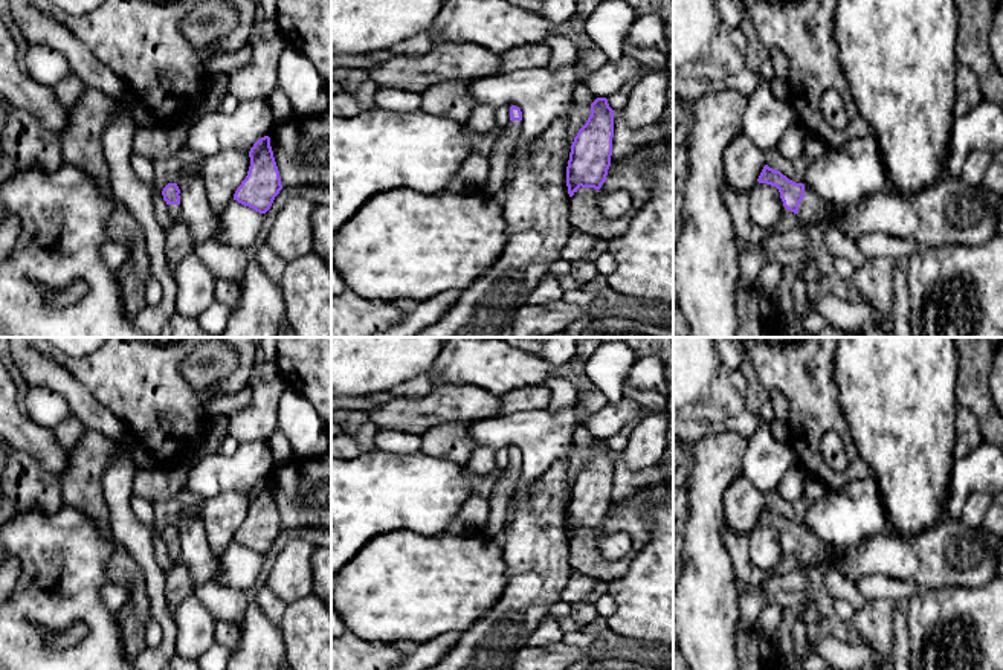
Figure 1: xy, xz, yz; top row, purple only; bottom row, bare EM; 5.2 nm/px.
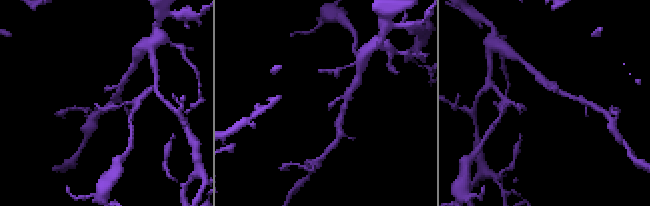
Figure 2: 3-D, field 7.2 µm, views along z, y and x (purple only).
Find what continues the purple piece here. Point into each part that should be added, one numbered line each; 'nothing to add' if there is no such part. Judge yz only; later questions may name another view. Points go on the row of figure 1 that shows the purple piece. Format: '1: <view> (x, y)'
1: yz (814, 209)

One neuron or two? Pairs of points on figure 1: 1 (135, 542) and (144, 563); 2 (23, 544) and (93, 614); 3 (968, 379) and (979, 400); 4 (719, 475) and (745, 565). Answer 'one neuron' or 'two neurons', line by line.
1: one neuron
2: one neuron
3: one neuron
4: two neurons

